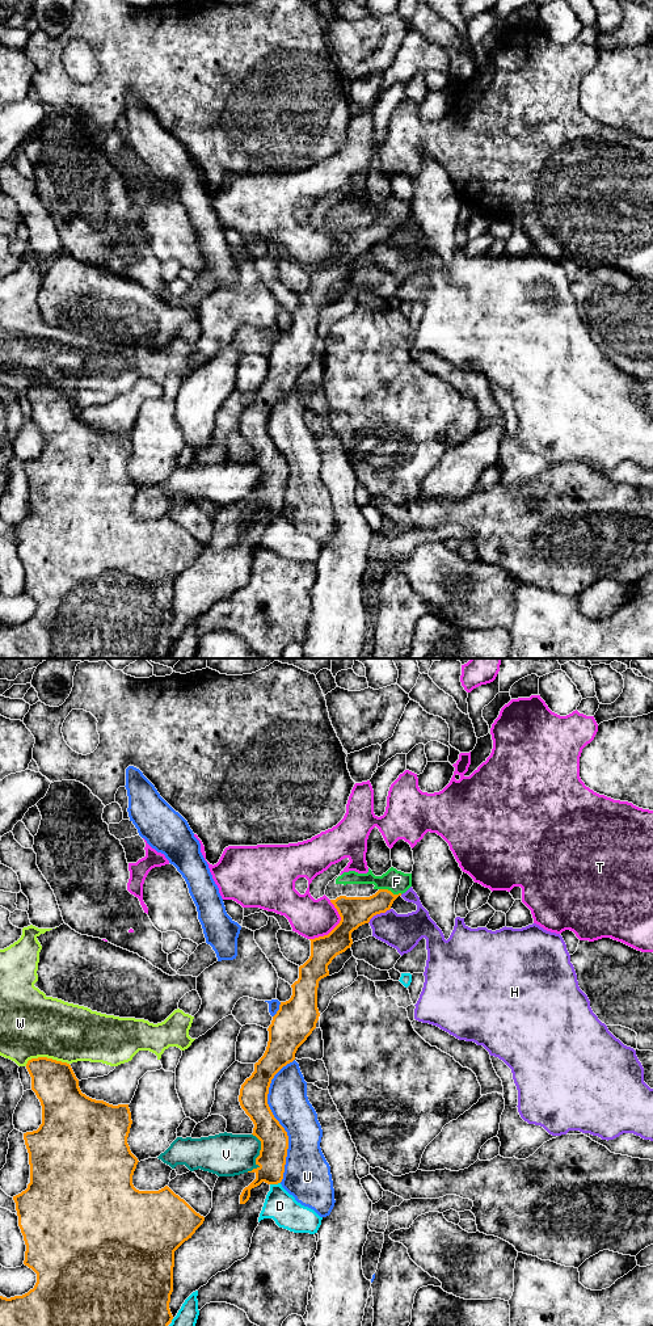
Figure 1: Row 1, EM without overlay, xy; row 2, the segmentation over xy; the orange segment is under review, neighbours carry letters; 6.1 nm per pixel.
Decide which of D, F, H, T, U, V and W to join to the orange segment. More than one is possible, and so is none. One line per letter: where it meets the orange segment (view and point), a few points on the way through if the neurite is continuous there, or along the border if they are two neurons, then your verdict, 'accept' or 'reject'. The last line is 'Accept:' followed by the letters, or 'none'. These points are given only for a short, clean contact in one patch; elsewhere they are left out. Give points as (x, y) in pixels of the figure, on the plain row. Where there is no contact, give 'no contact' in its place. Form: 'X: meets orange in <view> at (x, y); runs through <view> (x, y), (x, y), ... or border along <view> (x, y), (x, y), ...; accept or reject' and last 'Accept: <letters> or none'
D: meets orange in xy at (274, 512); reject
F: meets orange in xy at (390, 219); runs through xy (356, 240), (376, 232), (390, 219), (396, 210); accept
H: meets orange in xy at (378, 241); reject
T: meets orange in xy at (336, 255); border along xy (331, 228), (340, 249), (327, 262), (310, 268); reject
U: meets orange in xy at (276, 447); reject
V: meets orange in xy at (258, 484); reject
W: meets orange in xy at (46, 386); reject
Accept: F

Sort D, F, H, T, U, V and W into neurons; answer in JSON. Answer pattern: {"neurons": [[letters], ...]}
{"neurons": [["D"], ["F"], ["H"], ["T"], ["U"], ["V"], ["W"]]}

